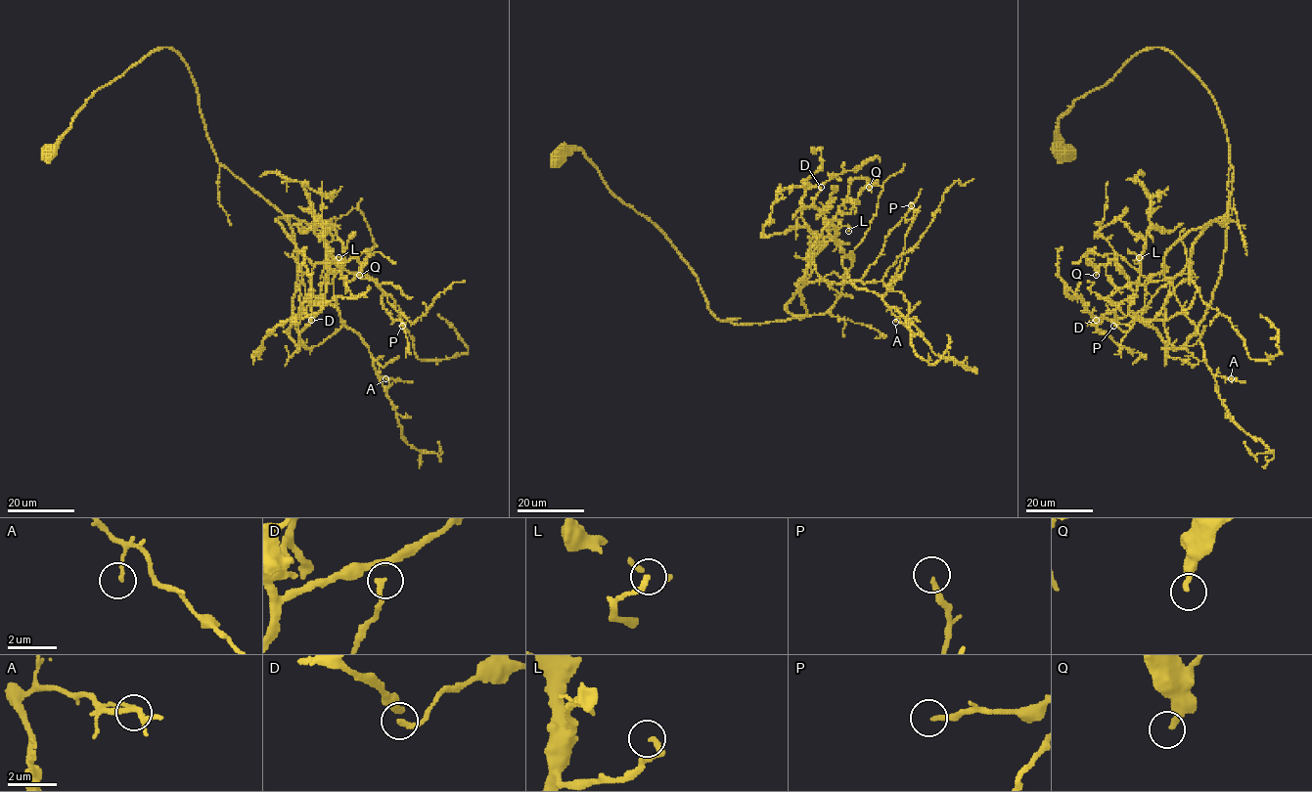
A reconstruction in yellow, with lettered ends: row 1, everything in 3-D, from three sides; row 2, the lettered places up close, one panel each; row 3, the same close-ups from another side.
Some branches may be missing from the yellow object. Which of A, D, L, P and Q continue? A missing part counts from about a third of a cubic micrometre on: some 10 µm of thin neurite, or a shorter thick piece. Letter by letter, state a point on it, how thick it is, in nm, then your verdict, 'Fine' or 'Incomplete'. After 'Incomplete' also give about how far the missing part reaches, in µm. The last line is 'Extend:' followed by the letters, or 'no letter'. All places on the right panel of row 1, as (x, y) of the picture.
A: Place: (1231, 378). Thickness 130 nm. Fine
D: Place: (1096, 320). Thickness 150 nm. Fine
L: Place: (1139, 257). Thickness 240 nm. Fine
P: Place: (1113, 326). Thickness 200 nm. Fine
Q: Place: (1096, 275). Thickness 240 nm. Fine
Extend: no letter

